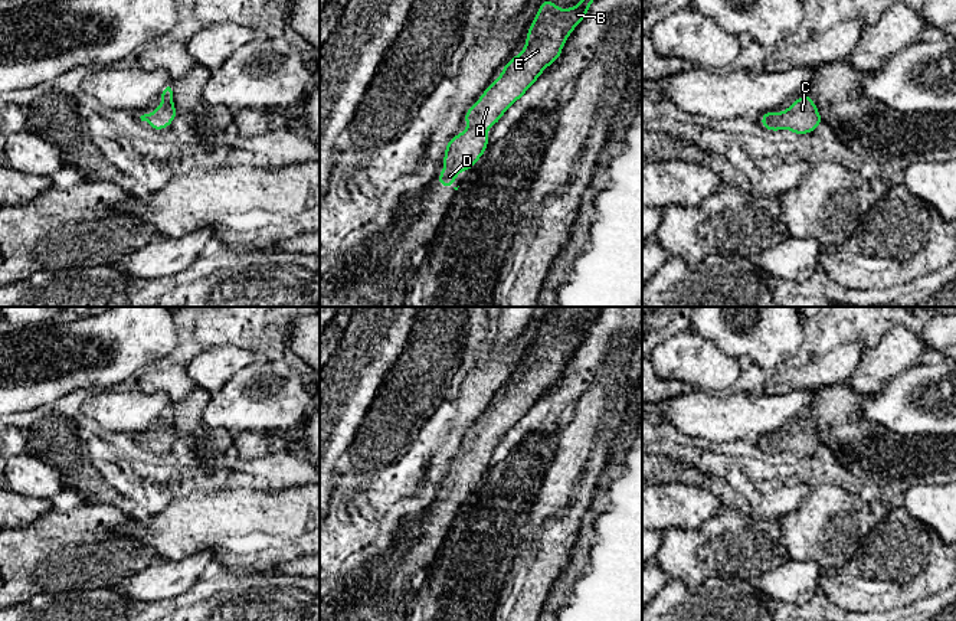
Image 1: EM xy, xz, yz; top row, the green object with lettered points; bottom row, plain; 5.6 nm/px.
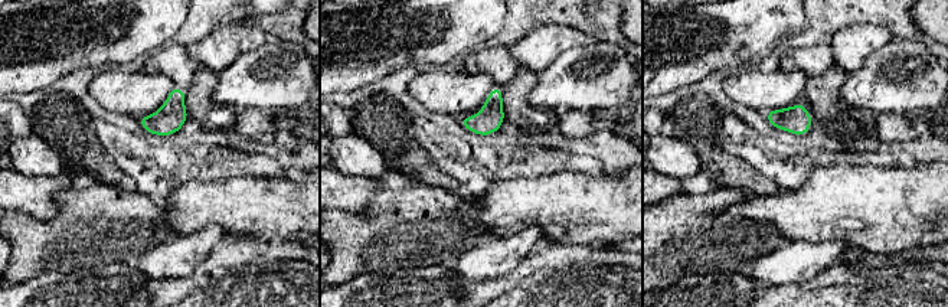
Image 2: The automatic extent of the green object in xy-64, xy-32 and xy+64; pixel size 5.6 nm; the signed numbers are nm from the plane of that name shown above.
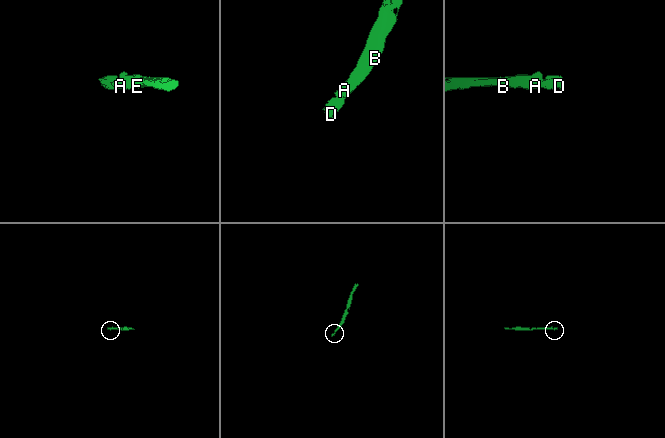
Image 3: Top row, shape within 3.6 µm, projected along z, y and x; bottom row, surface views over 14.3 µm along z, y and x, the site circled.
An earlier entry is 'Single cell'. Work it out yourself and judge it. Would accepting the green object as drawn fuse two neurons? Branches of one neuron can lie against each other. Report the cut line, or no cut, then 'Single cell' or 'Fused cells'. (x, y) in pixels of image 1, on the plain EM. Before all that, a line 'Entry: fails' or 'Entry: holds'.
Entry: holds
No split. Single cell

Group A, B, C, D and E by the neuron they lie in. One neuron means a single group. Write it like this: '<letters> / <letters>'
A B C D E

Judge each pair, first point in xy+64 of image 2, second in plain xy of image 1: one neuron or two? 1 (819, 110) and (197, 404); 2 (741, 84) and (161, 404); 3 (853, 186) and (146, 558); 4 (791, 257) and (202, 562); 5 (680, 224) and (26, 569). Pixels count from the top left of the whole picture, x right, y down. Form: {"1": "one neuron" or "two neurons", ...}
{"1": "one neuron", "2": "one neuron", "3": "two neurons", "4": "one neuron", "5": "one neuron"}

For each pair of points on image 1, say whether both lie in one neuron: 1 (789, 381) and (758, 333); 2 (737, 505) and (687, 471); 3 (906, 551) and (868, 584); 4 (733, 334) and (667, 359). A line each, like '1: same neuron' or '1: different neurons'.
1: different neurons
2: same neuron
3: same neuron
4: different neurons

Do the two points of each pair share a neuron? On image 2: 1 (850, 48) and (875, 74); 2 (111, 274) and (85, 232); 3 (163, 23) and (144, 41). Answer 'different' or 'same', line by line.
1: different
2: different
3: same

